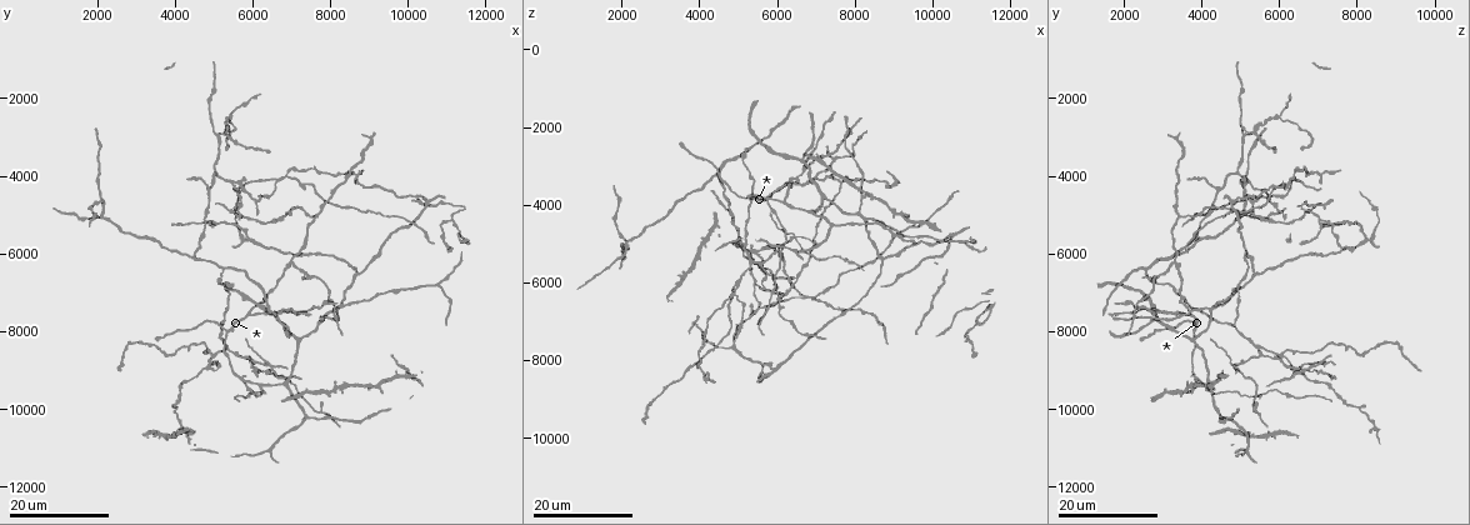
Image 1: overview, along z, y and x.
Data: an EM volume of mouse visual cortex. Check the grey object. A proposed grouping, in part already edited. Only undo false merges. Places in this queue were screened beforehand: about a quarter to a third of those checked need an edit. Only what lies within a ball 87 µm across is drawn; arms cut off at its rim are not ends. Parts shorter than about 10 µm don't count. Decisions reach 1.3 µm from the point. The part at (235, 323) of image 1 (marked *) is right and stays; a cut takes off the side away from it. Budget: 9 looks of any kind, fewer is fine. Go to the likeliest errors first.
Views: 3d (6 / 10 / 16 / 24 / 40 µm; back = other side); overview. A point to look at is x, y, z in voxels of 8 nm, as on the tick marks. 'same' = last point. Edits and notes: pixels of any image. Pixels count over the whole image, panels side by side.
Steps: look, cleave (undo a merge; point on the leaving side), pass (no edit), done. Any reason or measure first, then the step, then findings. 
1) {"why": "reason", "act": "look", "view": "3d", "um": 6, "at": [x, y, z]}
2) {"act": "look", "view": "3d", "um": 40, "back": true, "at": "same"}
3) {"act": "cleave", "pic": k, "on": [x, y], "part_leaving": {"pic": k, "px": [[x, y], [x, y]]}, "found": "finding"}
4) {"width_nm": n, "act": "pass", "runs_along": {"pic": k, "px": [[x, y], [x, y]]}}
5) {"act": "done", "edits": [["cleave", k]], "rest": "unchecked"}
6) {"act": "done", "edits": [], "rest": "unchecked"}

{"why": "branch point", "act": "look", "view": "3d", "um": 16, "at": [6900, 4000, 6350]}

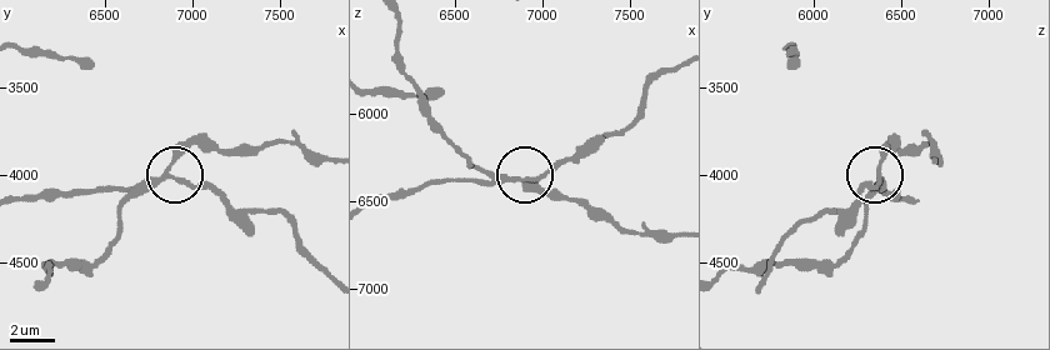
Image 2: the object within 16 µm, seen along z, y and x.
{"act": "look", "view": "3d", "um": 10, "at": [6860, 4000, 6360]}

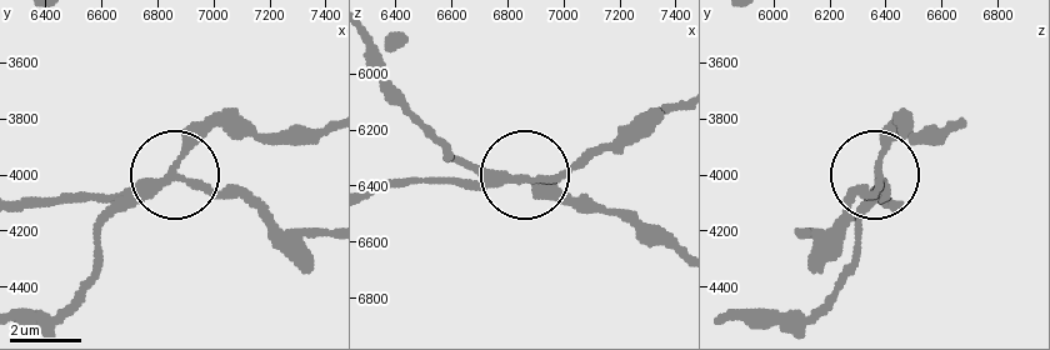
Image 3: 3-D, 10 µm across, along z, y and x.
{"why": "zoom in", "act": "look", "view": "3d", "um": 6, "at": [6870, 3990, 6380]}

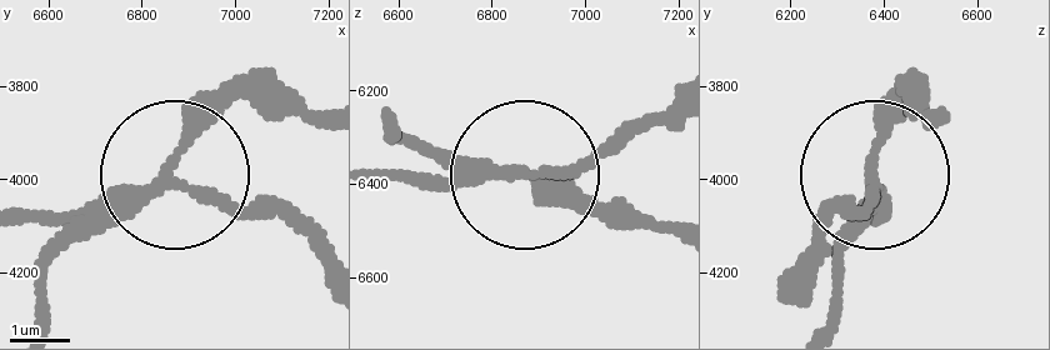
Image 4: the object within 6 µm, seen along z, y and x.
{"act": "pass", "runs_along": {"pic": 4, "px": [[829, 319], [879, 124], [908, 69]]}, "found": "all the same neuron"}

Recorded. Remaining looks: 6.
{"why": "four arms meet", "act": "look", "view": "3d", "um": 24, "at": [5750, 9250, 3900]}

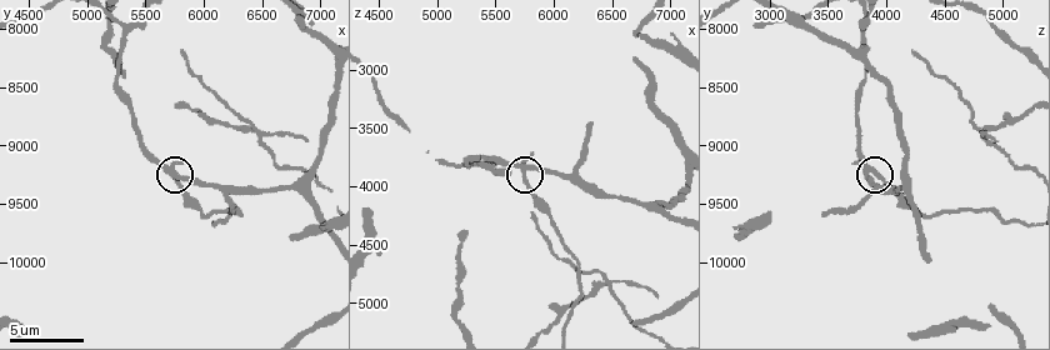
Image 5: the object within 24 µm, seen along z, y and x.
{"why": "zoom in", "act": "look", "view": "3d", "um": 6, "at": [5760, 9240, 3900]}

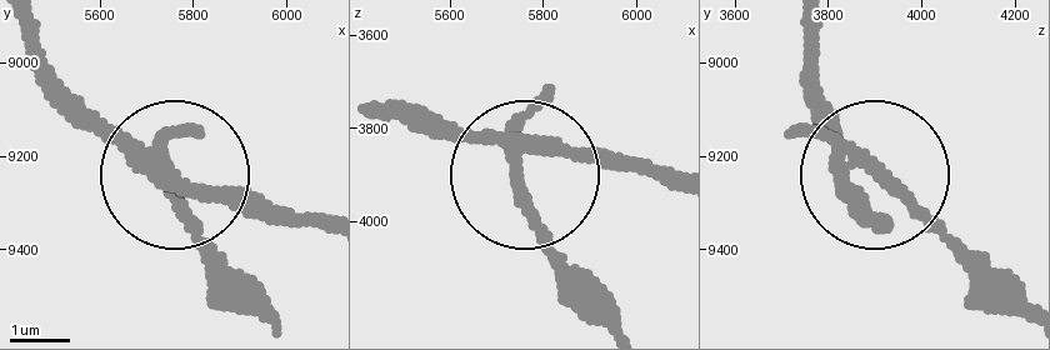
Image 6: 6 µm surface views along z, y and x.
{"act": "cleave", "pic": 6, "on": [536, 211], "part_leaving": {"pic": 6, "px": [[846, 153], [885, 168], [1020, 288]]}, "found": "a second neuron is stuck on"}

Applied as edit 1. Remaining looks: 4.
{"why": "three arms meet", "act": "look", "view": "3d", "um": 16, "at": [5950, 5700, 8250]}

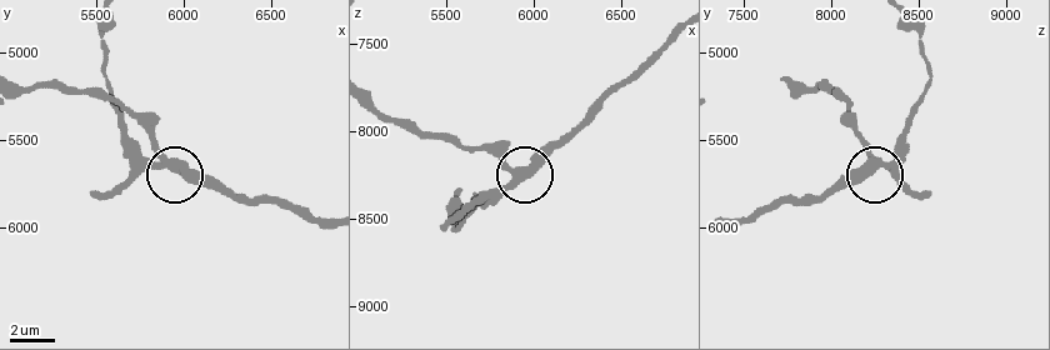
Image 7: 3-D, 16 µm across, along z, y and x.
{"act": "look", "view": "3d", "um": 10, "at": [5880, 5620, 8260]}

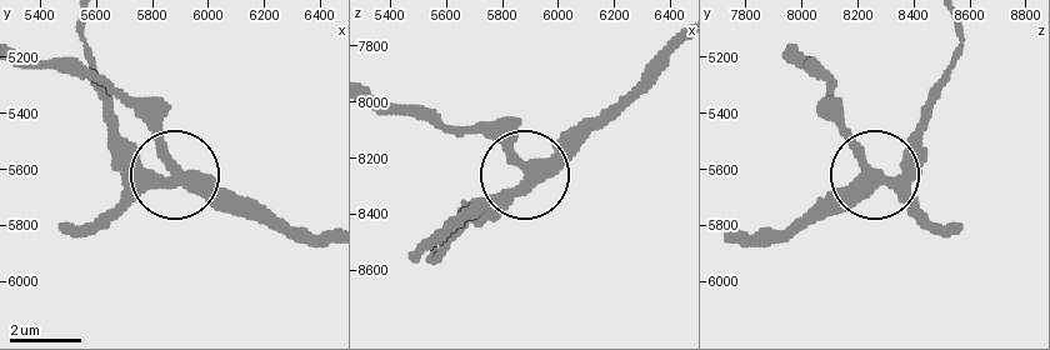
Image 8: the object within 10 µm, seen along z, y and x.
{"arms": 3, "act": "pass", "runs_along": {"pic": 8, "px": [[320, 244], [223, 210], [186, 180], [150, 178], [118, 148]]}, "found": "one neuron here"}

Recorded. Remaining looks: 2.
{"why": "three-way junction", "act": "look", "view": "3d", "um": 24, "at": [5050, 3900, 4900]}

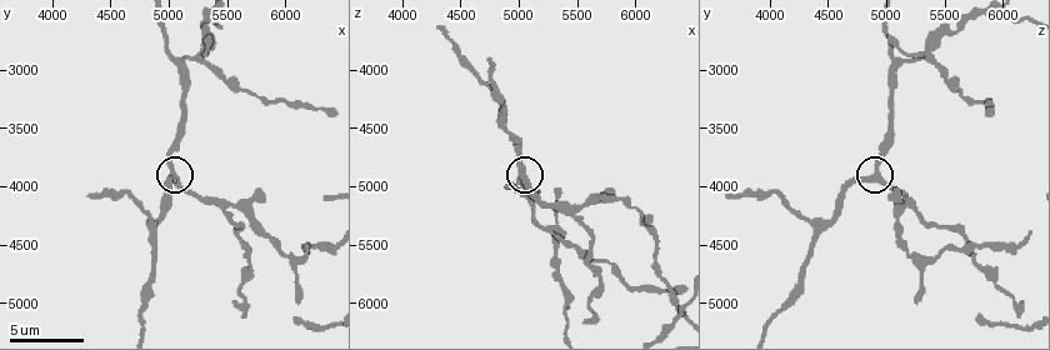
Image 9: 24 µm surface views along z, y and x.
{"act": "look", "view": "3d", "um": 10, "at": [5020, 3840, 4920]}

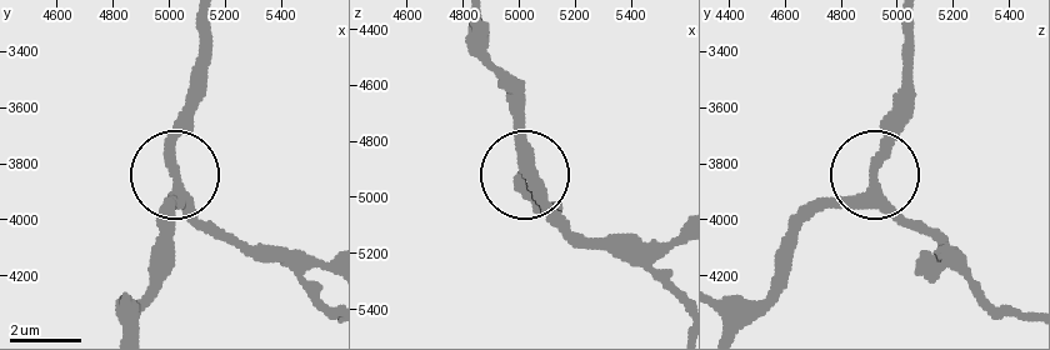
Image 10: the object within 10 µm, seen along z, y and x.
{"width_nm": 270, "act": "pass", "found": "continuous, no second neuron"}

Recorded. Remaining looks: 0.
{"act": "done", "edits": [["cleave", 6]], "rest": "unchecked"}

